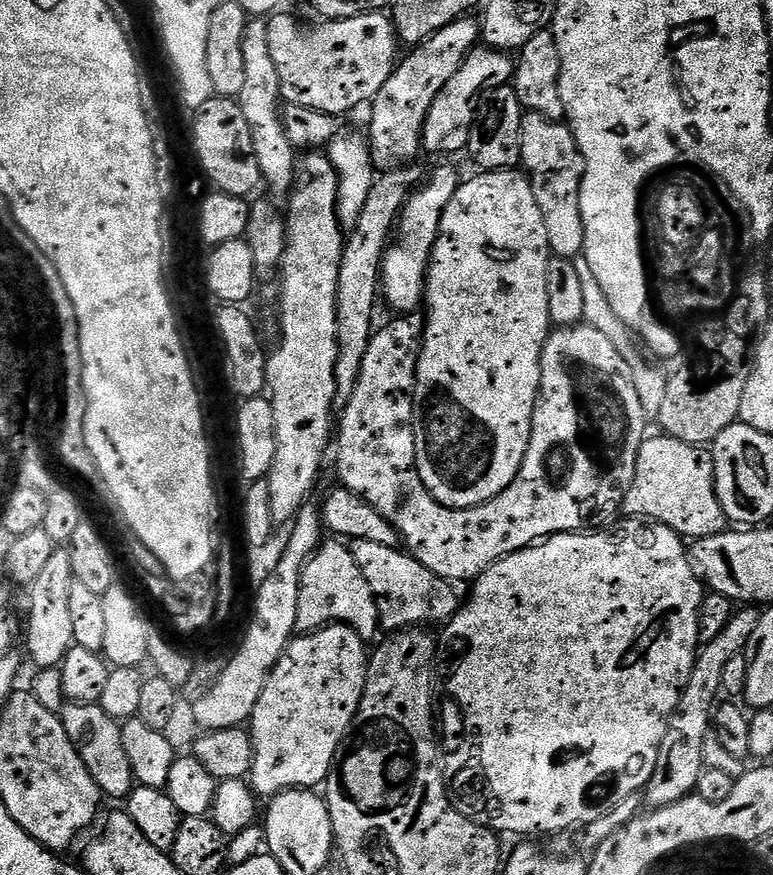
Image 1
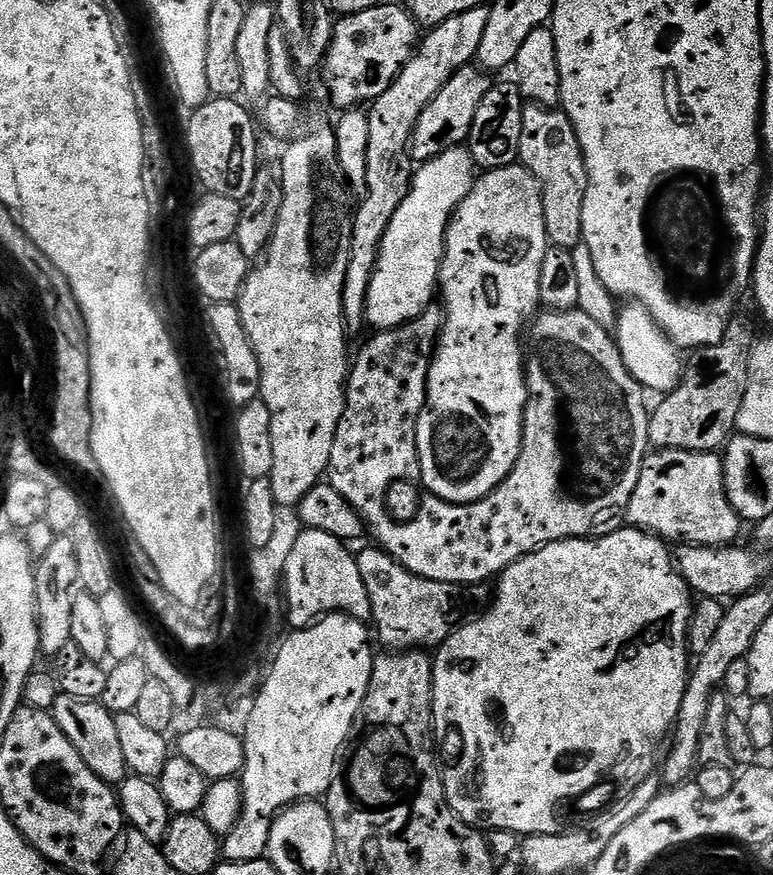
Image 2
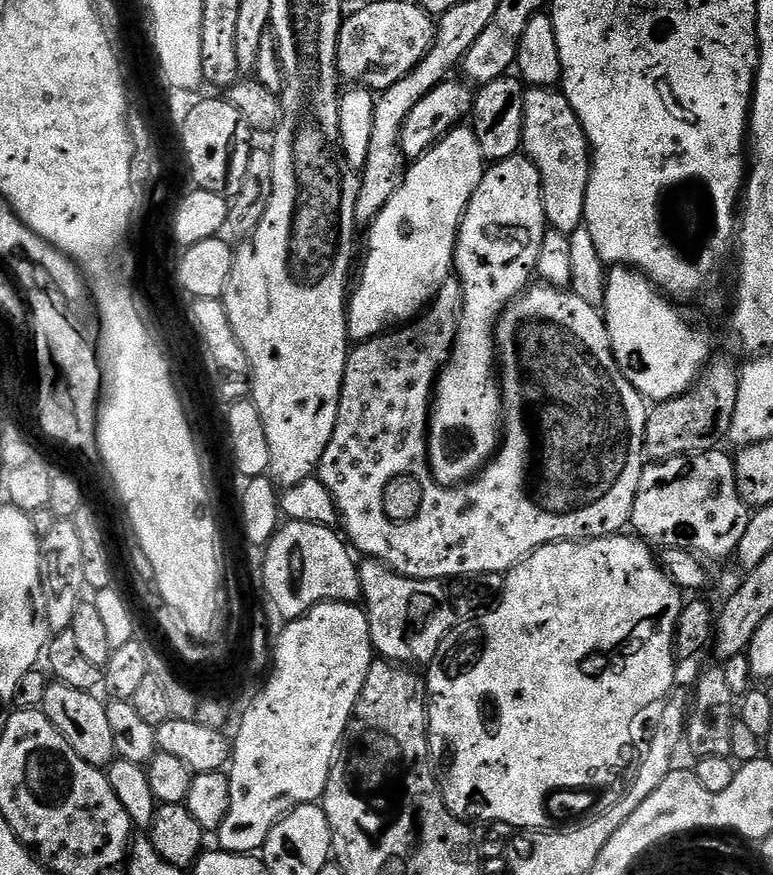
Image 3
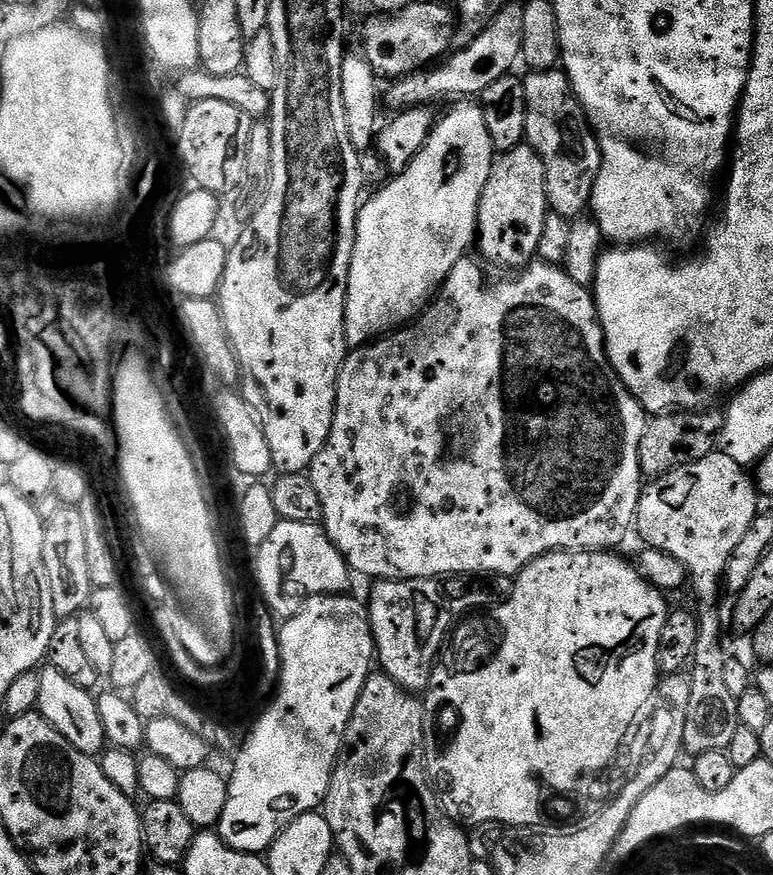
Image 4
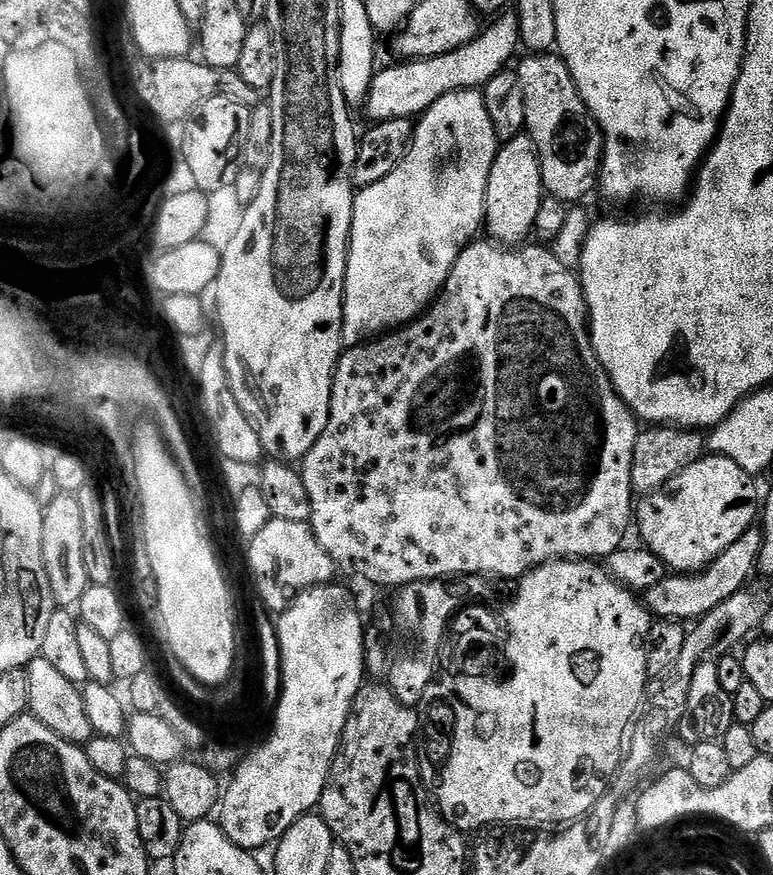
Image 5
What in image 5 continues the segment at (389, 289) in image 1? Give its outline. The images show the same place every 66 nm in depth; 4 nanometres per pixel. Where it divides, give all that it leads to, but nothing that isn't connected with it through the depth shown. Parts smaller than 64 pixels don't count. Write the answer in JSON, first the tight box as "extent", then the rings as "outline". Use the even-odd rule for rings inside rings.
{"extent":[340,88,498,346],"outline":[[[461,88],[459,92],[451,92],[438,98],[438,102],[434,102],[434,106],[427,108],[423,116],[415,121],[412,143],[408,145],[408,151],[401,158],[400,165],[390,175],[382,178],[382,182],[374,182],[356,192],[354,214],[352,215],[352,243],[348,245],[348,269],[344,287],[344,329],[340,332],[340,339],[345,345],[359,346],[381,334],[403,328],[405,324],[412,323],[439,296],[440,289],[444,287],[454,262],[460,256],[460,251],[477,239],[476,231],[479,228],[481,231],[484,224],[486,186],[490,182],[490,170],[494,166],[497,151],[498,141],[494,134],[494,126],[490,122],[490,114],[486,114],[483,91]]]}

